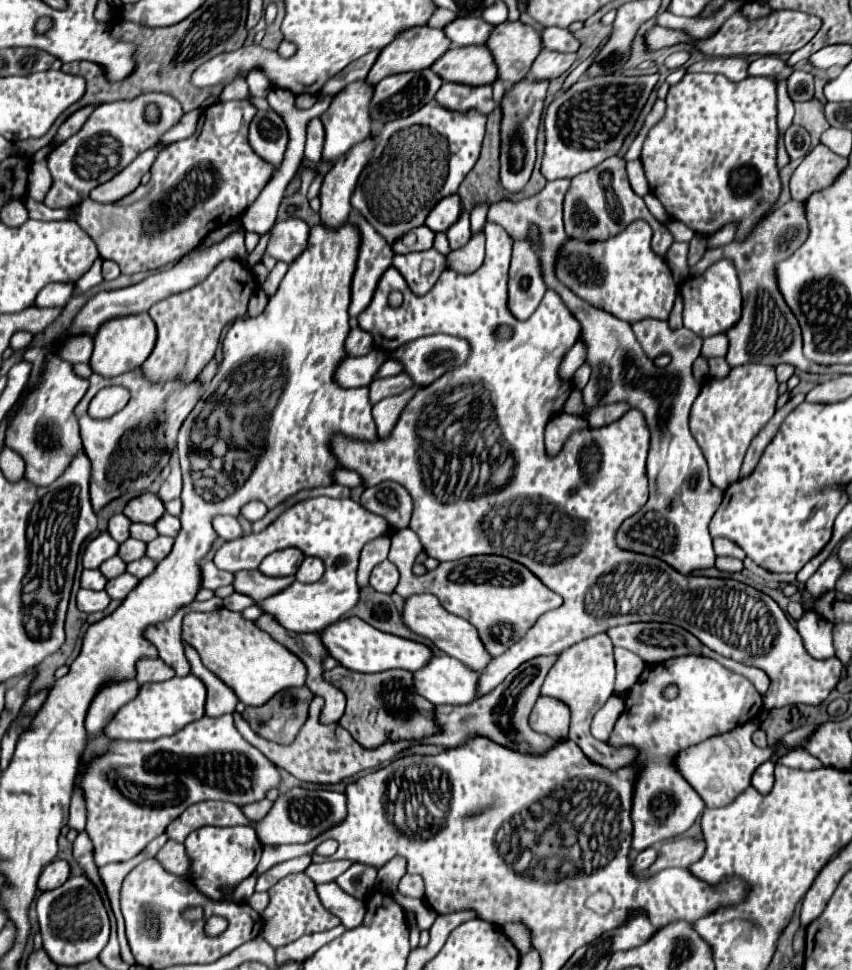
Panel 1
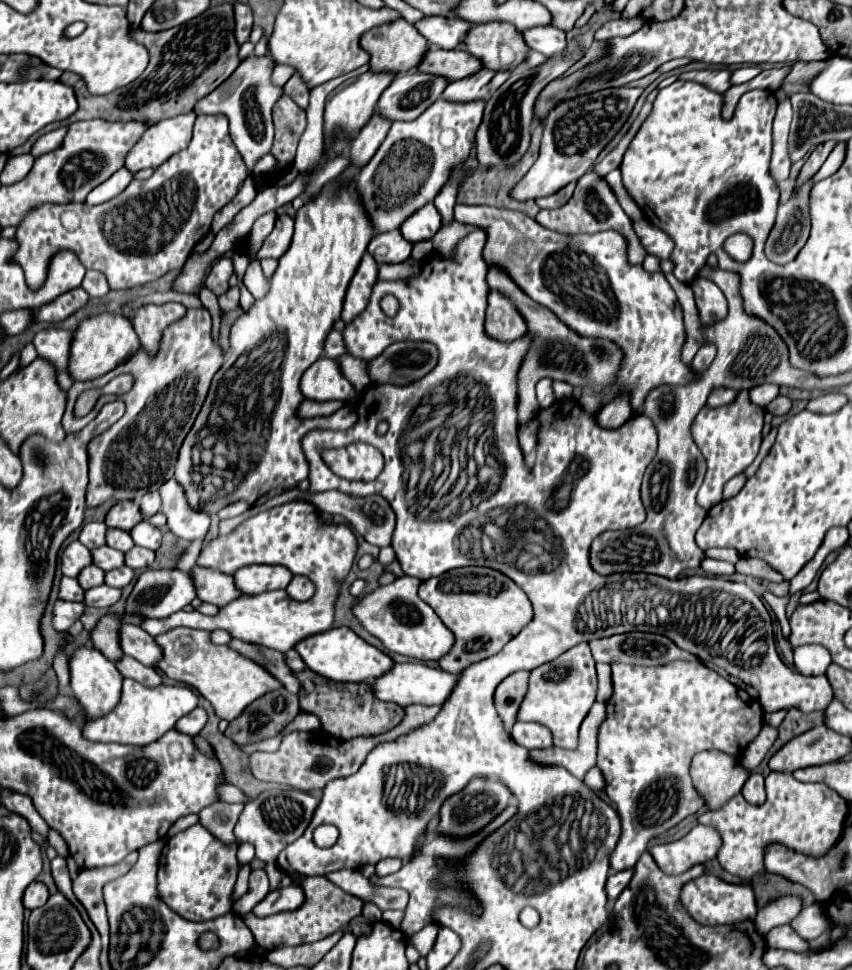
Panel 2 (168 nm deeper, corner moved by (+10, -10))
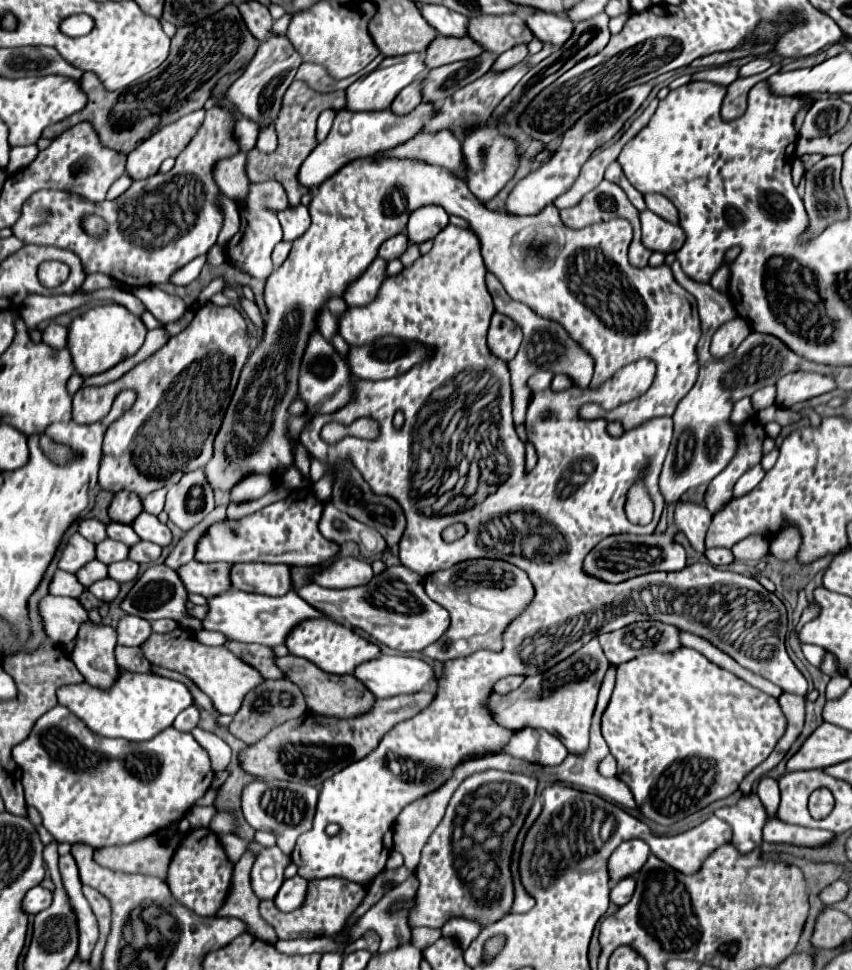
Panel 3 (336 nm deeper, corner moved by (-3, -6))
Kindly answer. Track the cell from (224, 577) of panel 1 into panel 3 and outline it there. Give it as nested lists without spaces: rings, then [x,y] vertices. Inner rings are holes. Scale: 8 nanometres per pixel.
[[[153,564],[153,566],[149,566],[139,576],[139,580],[135,582],[135,586],[131,588],[131,592],[127,594],[127,598],[123,600],[121,608],[127,614],[141,616],[141,618],[145,618],[149,622],[153,622],[157,618],[171,618],[181,628],[185,628],[189,632],[199,632],[199,630],[203,630],[203,624],[201,624],[199,618],[189,616],[189,612],[187,612],[187,600],[189,600],[189,592],[187,592],[185,584],[181,582],[179,574],[173,568],[165,566],[165,564]]]

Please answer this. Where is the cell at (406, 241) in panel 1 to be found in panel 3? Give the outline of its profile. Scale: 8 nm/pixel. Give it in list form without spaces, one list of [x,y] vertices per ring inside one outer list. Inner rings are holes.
[[[401,232],[401,234],[395,234],[395,236],[391,236],[389,240],[385,240],[383,244],[381,244],[381,248],[379,248],[379,256],[383,258],[383,260],[395,260],[395,258],[399,258],[405,250],[407,250],[407,246],[409,246],[409,238],[407,238],[407,234],[405,232]]]

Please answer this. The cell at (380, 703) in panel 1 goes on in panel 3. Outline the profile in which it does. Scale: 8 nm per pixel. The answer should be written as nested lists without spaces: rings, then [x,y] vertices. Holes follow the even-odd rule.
[[[289,654],[285,658],[277,658],[277,664],[289,680],[299,684],[299,688],[305,694],[307,708],[317,712],[317,714],[333,716],[333,718],[357,718],[357,716],[363,716],[367,712],[371,712],[371,708],[375,704],[375,696],[353,674],[349,674],[349,676],[327,674],[327,672],[319,670],[313,662],[309,662],[305,658],[299,658],[299,656],[293,656],[293,654]]]

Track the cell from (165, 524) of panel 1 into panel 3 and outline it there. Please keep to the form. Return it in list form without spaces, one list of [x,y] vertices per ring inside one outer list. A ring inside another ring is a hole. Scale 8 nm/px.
[[[141,512],[141,516],[131,526],[139,534],[141,540],[149,540],[149,542],[159,544],[159,546],[169,546],[173,542],[171,530],[165,524],[161,524],[159,518],[153,514]]]

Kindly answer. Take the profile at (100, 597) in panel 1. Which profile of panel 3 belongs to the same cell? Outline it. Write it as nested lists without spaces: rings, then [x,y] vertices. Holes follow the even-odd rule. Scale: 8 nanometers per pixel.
[[[45,596],[39,604],[39,612],[43,616],[43,626],[49,640],[59,646],[71,642],[77,636],[81,624],[87,622],[87,610],[77,598]]]

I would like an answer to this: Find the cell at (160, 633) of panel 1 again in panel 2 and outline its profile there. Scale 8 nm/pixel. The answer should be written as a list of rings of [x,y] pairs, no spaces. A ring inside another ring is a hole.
[[[122,624],[120,628],[120,648],[126,656],[136,658],[138,662],[146,666],[154,666],[162,658],[160,646],[154,642],[150,634],[146,634],[140,626],[136,624]]]

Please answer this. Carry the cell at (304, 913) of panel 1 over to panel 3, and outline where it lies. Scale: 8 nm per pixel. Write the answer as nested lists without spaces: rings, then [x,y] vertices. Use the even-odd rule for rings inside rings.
[[[321,878],[311,880],[307,898],[303,906],[299,906],[293,912],[281,912],[275,908],[271,900],[263,900],[259,904],[259,912],[263,920],[277,932],[279,938],[297,938],[297,936],[333,936],[345,928],[345,922],[353,916],[357,906],[367,896],[367,888],[359,886],[357,882],[345,880],[345,878]]]

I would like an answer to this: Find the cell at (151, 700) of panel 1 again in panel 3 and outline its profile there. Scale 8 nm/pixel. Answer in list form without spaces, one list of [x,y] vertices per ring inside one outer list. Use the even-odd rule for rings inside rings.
[[[123,672],[115,686],[107,692],[81,684],[67,684],[59,688],[57,700],[61,706],[69,708],[75,716],[79,716],[95,734],[107,738],[125,738],[131,742],[151,740],[165,728],[173,726],[173,720],[179,712],[193,704],[193,696],[183,682],[163,678],[157,674],[133,674]]]

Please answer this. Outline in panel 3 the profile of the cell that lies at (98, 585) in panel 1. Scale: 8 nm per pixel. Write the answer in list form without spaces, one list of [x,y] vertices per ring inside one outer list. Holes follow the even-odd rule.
[[[57,570],[53,576],[53,582],[49,586],[49,592],[53,596],[71,596],[71,598],[79,598],[85,592],[85,586],[77,580],[75,574]]]

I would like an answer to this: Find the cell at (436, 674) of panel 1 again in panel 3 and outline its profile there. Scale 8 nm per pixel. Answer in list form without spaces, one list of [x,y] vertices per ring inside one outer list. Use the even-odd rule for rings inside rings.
[[[379,656],[371,662],[361,664],[355,670],[355,676],[377,696],[377,698],[389,698],[397,694],[415,694],[427,688],[429,682],[435,682],[435,670],[425,660],[417,656]]]

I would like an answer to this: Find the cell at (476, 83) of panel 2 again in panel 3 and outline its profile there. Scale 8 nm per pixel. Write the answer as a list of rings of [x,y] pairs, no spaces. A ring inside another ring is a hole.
[[[519,44],[519,48],[511,48],[511,50],[507,50],[507,52],[503,52],[501,56],[497,56],[497,60],[495,60],[495,64],[491,66],[491,70],[493,72],[505,72],[507,68],[513,68],[513,66],[517,66],[519,62],[523,62],[525,58],[527,58],[527,46],[525,44]]]

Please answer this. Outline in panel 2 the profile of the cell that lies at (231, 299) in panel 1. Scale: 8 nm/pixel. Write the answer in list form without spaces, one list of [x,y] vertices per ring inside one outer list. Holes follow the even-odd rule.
[[[166,302],[160,306],[146,304],[136,312],[132,324],[134,324],[134,330],[136,330],[142,346],[154,354],[158,348],[162,330],[168,328],[172,322],[180,320],[184,314],[186,314],[186,308],[176,302]]]

